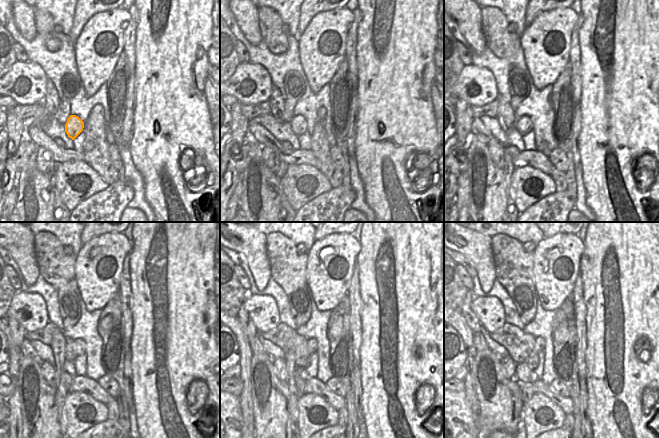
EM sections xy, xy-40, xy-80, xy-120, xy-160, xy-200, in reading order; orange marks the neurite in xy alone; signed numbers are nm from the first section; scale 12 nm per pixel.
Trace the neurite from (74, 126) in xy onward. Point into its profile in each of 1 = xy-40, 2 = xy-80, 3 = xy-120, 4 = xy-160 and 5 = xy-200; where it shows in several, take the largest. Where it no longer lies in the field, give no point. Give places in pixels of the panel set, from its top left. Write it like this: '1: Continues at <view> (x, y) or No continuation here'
1: Continues at xy-40 (298, 123)
2: Continues at xy-80 (523, 125)
3: Continues at xy-120 (78, 345)
4: Continues at xy-160 (312, 343)
5: Continues at xy-200 (539, 341).

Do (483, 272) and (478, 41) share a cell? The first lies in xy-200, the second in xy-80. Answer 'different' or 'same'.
same

